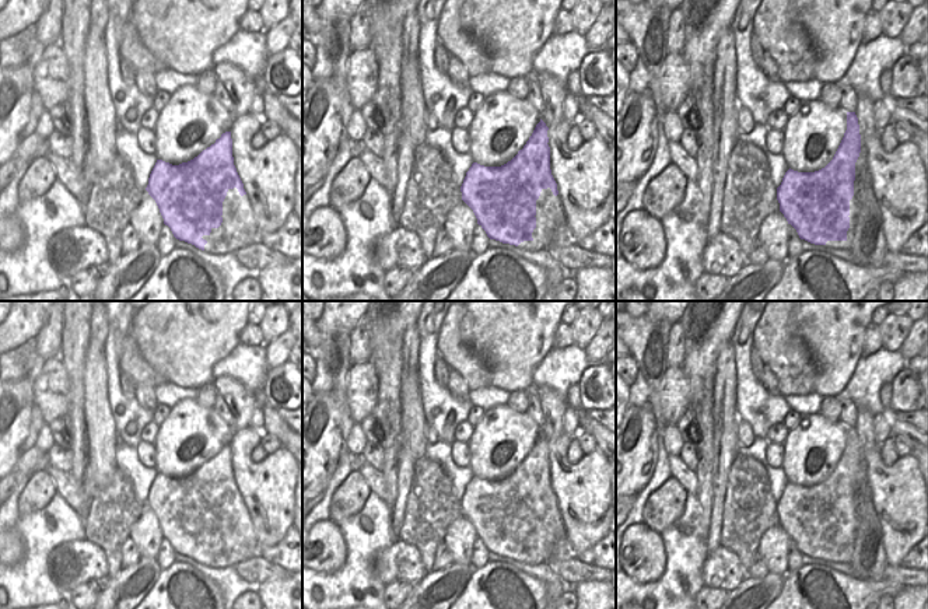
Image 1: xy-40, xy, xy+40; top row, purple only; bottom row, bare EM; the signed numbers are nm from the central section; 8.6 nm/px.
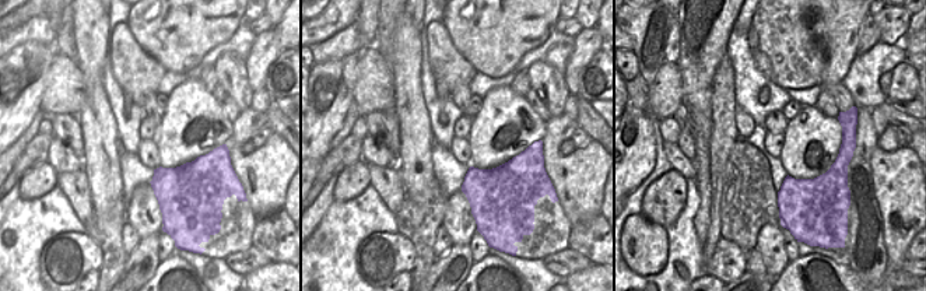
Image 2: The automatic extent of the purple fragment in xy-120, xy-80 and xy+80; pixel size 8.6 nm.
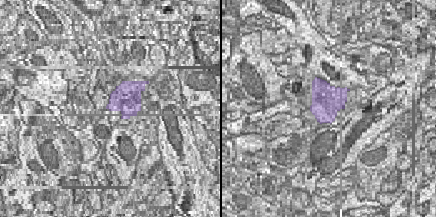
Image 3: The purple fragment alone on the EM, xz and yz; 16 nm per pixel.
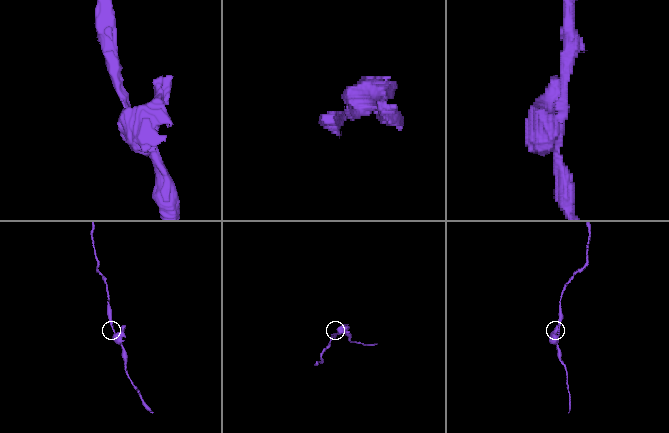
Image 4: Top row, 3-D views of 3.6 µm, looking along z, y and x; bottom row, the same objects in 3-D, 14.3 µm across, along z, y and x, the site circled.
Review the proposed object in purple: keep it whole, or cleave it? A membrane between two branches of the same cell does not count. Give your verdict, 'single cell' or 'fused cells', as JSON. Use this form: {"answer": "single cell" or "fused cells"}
{"answer": "fused cells"}

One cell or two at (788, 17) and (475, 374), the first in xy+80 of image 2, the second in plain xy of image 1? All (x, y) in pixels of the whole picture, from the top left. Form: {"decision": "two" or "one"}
{"decision": "one"}

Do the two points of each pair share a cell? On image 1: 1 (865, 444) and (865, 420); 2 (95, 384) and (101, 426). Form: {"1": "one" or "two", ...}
{"1": "one", "2": "one"}

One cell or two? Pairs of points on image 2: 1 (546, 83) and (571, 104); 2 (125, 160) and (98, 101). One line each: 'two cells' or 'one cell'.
1: two cells
2: two cells

